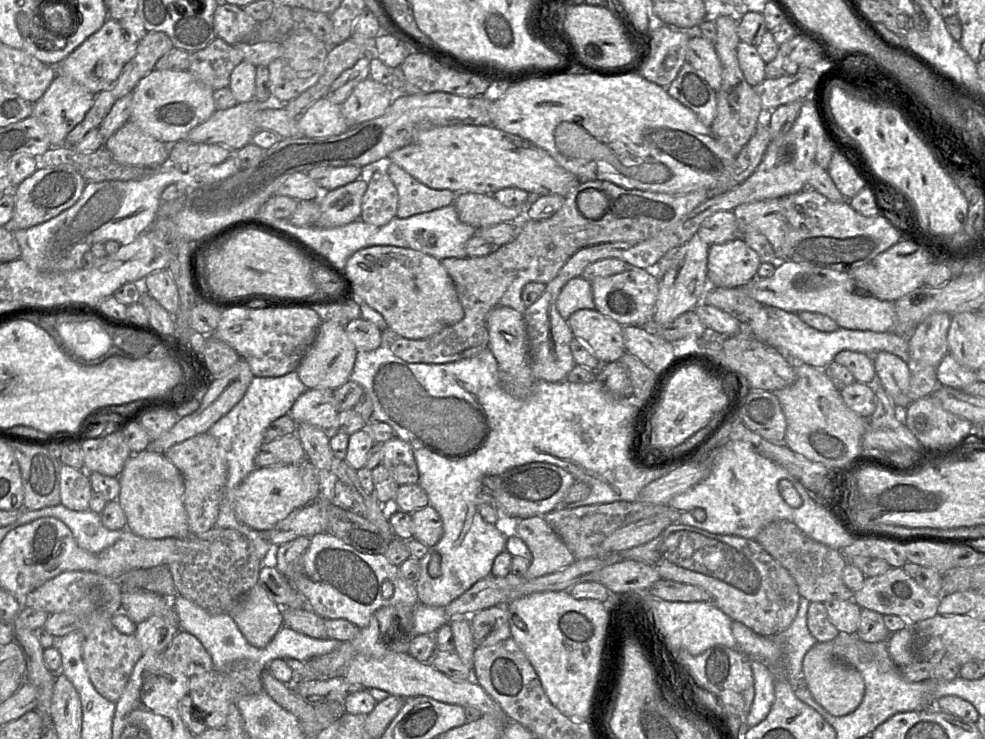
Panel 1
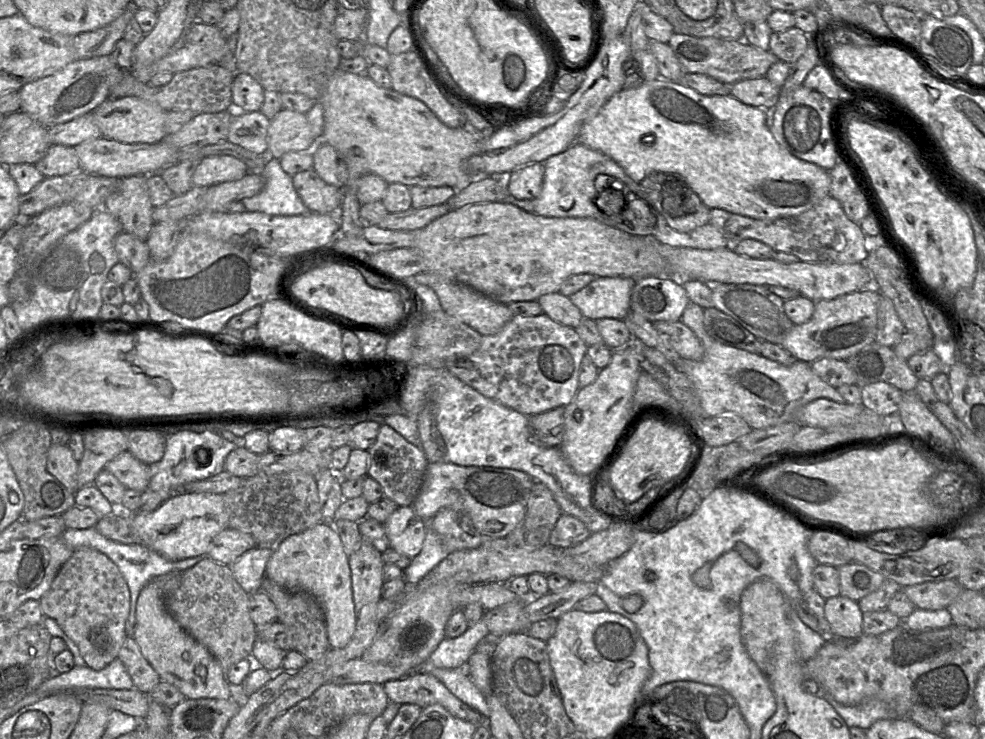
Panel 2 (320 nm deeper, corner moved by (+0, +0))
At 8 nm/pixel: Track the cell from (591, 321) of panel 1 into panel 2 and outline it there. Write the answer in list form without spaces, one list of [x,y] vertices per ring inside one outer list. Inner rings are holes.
[[[560,292],[545,294],[537,301],[543,313],[564,326],[576,328],[583,318],[581,311],[571,302],[570,298]]]

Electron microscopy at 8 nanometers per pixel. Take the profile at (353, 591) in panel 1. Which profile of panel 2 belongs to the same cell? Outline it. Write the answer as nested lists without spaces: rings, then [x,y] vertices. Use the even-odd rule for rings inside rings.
[[[255,547],[229,565],[235,580],[248,594],[261,590],[265,570],[273,549]]]

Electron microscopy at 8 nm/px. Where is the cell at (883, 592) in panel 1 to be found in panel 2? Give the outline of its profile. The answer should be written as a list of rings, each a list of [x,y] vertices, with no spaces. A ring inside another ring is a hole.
[[[857,562],[845,564],[838,571],[840,595],[856,602],[879,589],[886,581],[880,573]]]

